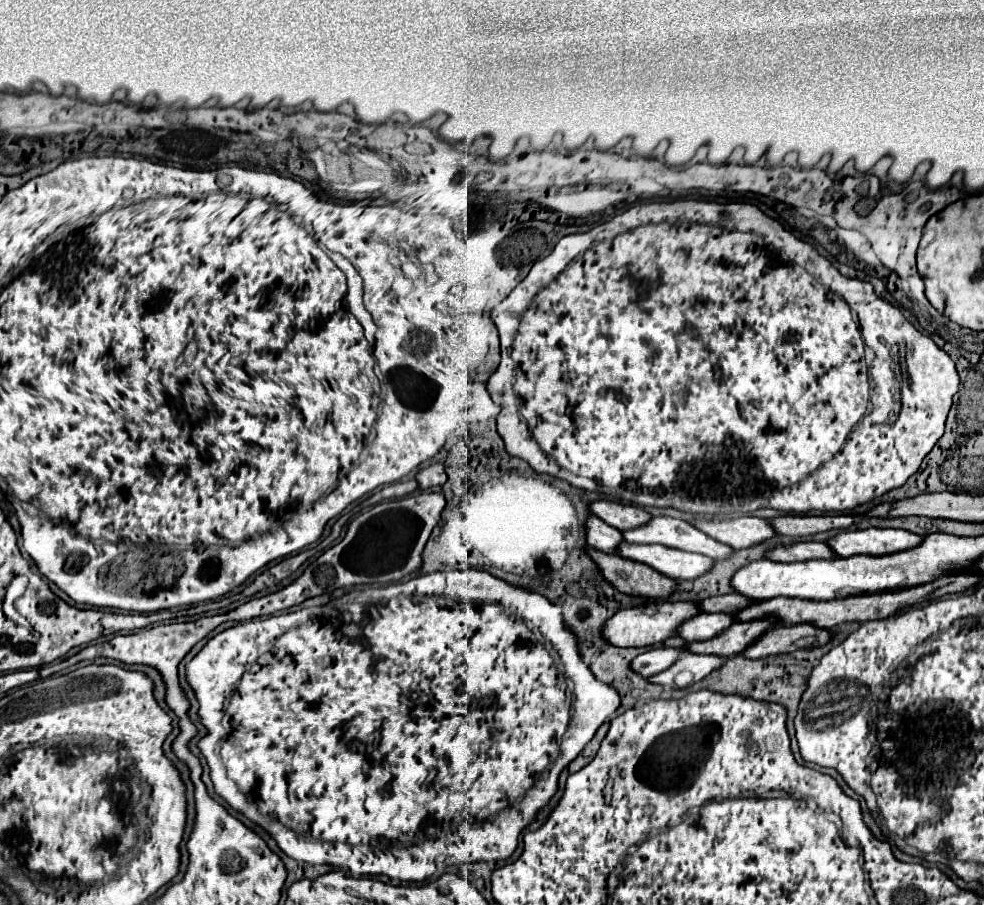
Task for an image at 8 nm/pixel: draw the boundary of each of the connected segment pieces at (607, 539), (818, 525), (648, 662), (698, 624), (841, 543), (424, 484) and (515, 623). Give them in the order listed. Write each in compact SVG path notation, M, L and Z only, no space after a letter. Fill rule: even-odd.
M589 515L585 521L585 539L589 547L605 553L615 553L613 547L617 547L617 543L623 541L621 533L615 527L601 523L601 519L597 519L595 515Z
M805 515L805 517L777 517L771 519L769 525L779 533L779 535L789 535L789 537L805 537L805 535L815 535L839 527L849 527L853 523L853 517L849 515Z
M661 647L661 649L651 649L651 651L645 651L645 653L637 655L637 657L629 663L629 667L631 667L635 673L639 673L639 675L643 675L643 677L647 679L647 677L651 677L651 675L655 675L655 673L665 671L667 667L671 667L671 663L673 663L683 651L685 651L683 647L681 647L681 649L665 649L665 647Z
M701 613L701 615L695 615L693 619L683 621L677 627L677 635L685 641L711 639L713 635L719 635L729 625L733 625L733 615L727 615L727 613Z
M869 527L861 531L843 531L835 537L829 537L825 545L839 557L853 555L889 555L909 547L915 547L921 537L903 529L879 529Z
M435 463L435 465L423 467L415 475L415 479L419 483L419 489L433 489L433 487L441 487L447 481L447 475L445 475L443 465L441 463Z
M475 569L427 573L407 583L351 591L323 607L309 607L235 625L209 639L187 663L187 681L197 693L199 717L209 729L207 737L199 741L199 749L211 769L211 781L217 795L235 811L263 827L277 841L279 849L295 861L309 865L327 863L347 873L351 871L353 877L387 875L397 881L425 881L439 869L455 863L507 861L517 849L523 829L533 823L537 811L545 807L557 791L559 773L579 755L593 739L599 725L613 715L621 703L617 691L597 681L589 667L583 665L577 651L577 639L561 619L561 607L549 603L539 593L513 587L487 571ZM531 627L539 629L543 639L551 643L563 667L557 667L543 645L535 641Z

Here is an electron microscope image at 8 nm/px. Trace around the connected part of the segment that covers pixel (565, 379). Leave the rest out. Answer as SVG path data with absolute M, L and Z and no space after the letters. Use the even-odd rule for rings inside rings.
M675 201L675 203L635 205L629 211L613 217L607 223L593 227L587 233L563 237L555 245L551 255L537 261L531 267L529 275L511 291L511 295L505 301L501 301L497 307L493 307L493 311L491 311L495 315L497 313L525 313L525 317L519 323L519 331L515 335L511 355L509 355L509 351L501 353L501 365L487 381L489 393L499 393L497 403L501 405L501 413L497 417L497 431L501 435L501 439L505 441L507 451L513 457L525 459L537 473L549 473L549 475L561 477L561 479L569 481L573 487L613 495L617 499L631 501L637 505L675 507L675 509L681 509L687 513L709 513L709 515L725 513L727 515L727 513L751 513L761 507L771 507L771 509L785 511L785 513L845 511L845 509L853 509L865 501L871 501L875 497L881 497L883 493L887 493L891 489L901 487L919 469L925 455L933 449L933 445L941 439L941 435L945 431L945 419L951 409L953 395L959 391L959 377L955 371L955 363L945 351L941 351L933 343L933 339L919 333L903 316L899 308L887 303L885 299L877 297L871 283L843 277L825 257L821 257L817 253L817 249L813 245L807 243L807 267L797 267L797 265L801 265L801 261L797 261L797 241L801 241L801 239L797 239L795 235L785 231L777 221L769 219L767 215L759 215L759 209L753 205L743 205L743 203L719 205L719 203L707 203L707 201ZM683 219L689 221L689 225L679 223ZM767 251L777 253L781 261L773 261L769 257L771 253L767 253ZM541 271L553 271L553 279L555 279L553 283L549 283L549 287L543 287L543 289L541 289ZM867 333L887 333L895 339L901 337L903 353L895 353L895 355L897 358L900 354L905 355L907 367L903 385L901 385L901 411L889 427L885 427L885 425L879 427L881 429L879 433L865 433L865 429L861 431L861 423L865 423L861 417L867 411L867 401L873 401L873 395L875 395L875 381L873 381L873 373L871 373L871 363L875 359L875 353L869 347L865 347L865 343L863 343L863 337L867 337ZM511 359L517 363L517 371L515 371L515 367L509 365ZM853 475L859 481L859 489L843 489L843 495L839 497L837 485L841 485L841 483L845 485L845 481L853 481Z

